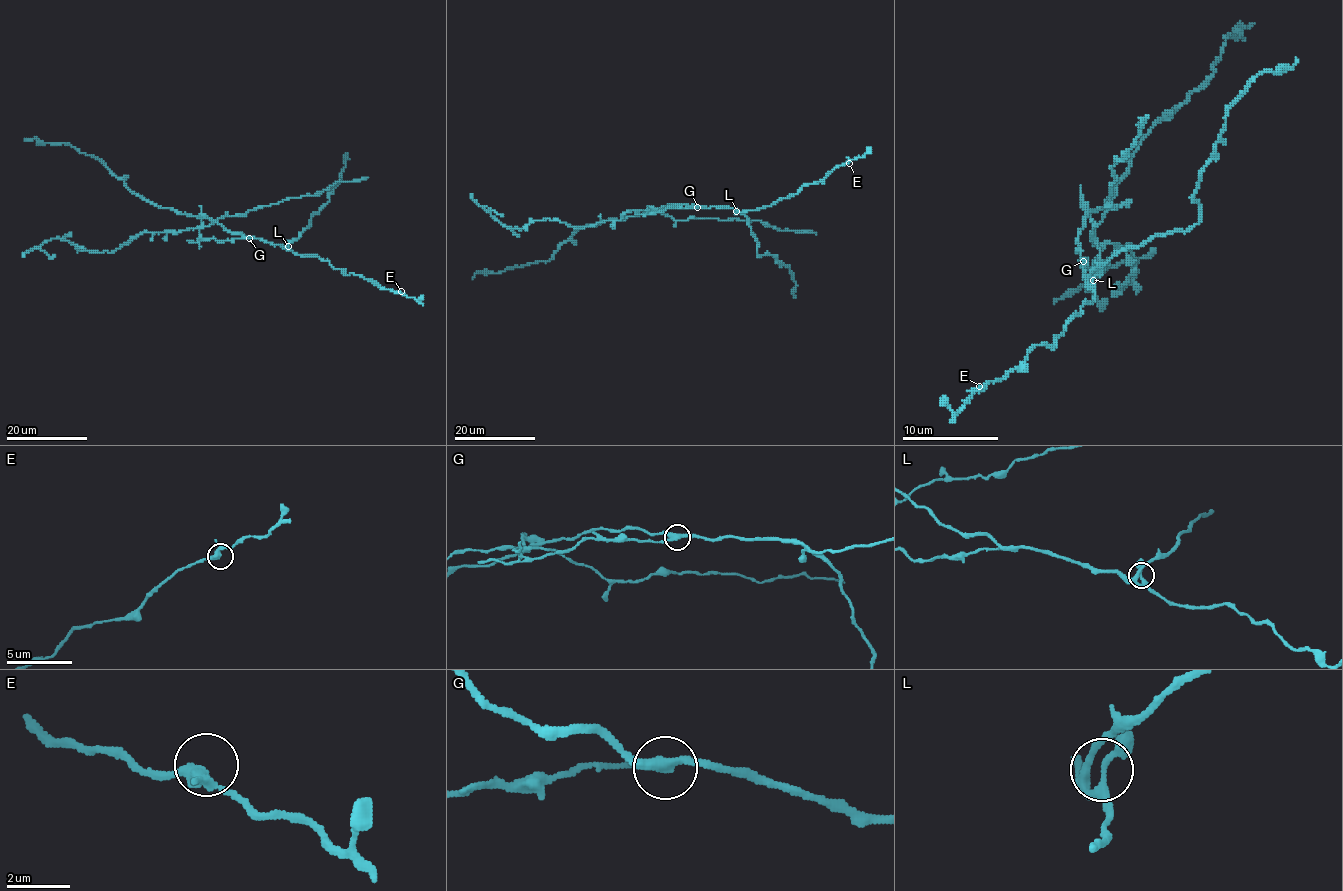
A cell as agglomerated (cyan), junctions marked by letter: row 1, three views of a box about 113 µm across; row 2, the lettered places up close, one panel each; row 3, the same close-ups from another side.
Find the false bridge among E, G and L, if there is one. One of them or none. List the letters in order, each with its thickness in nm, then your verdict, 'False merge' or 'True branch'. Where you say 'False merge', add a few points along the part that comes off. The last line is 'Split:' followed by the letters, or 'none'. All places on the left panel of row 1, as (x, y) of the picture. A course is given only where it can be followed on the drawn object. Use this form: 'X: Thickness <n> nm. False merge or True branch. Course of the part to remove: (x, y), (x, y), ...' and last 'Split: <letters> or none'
E: Thickness 280 nm. True branch
G: Thickness 280 nm. False merge. Course of the part to remove: (248, 238), (206, 239), (194, 228), (143, 232), (111, 252), (54, 238), (37, 248), (54, 254)
L: Thickness 220 nm. True branch
Split: G

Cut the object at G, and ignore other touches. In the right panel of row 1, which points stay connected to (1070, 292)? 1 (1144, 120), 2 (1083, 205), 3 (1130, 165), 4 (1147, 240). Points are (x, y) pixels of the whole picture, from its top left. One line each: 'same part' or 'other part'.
1: same part
2: same part
3: other part
4: other part

